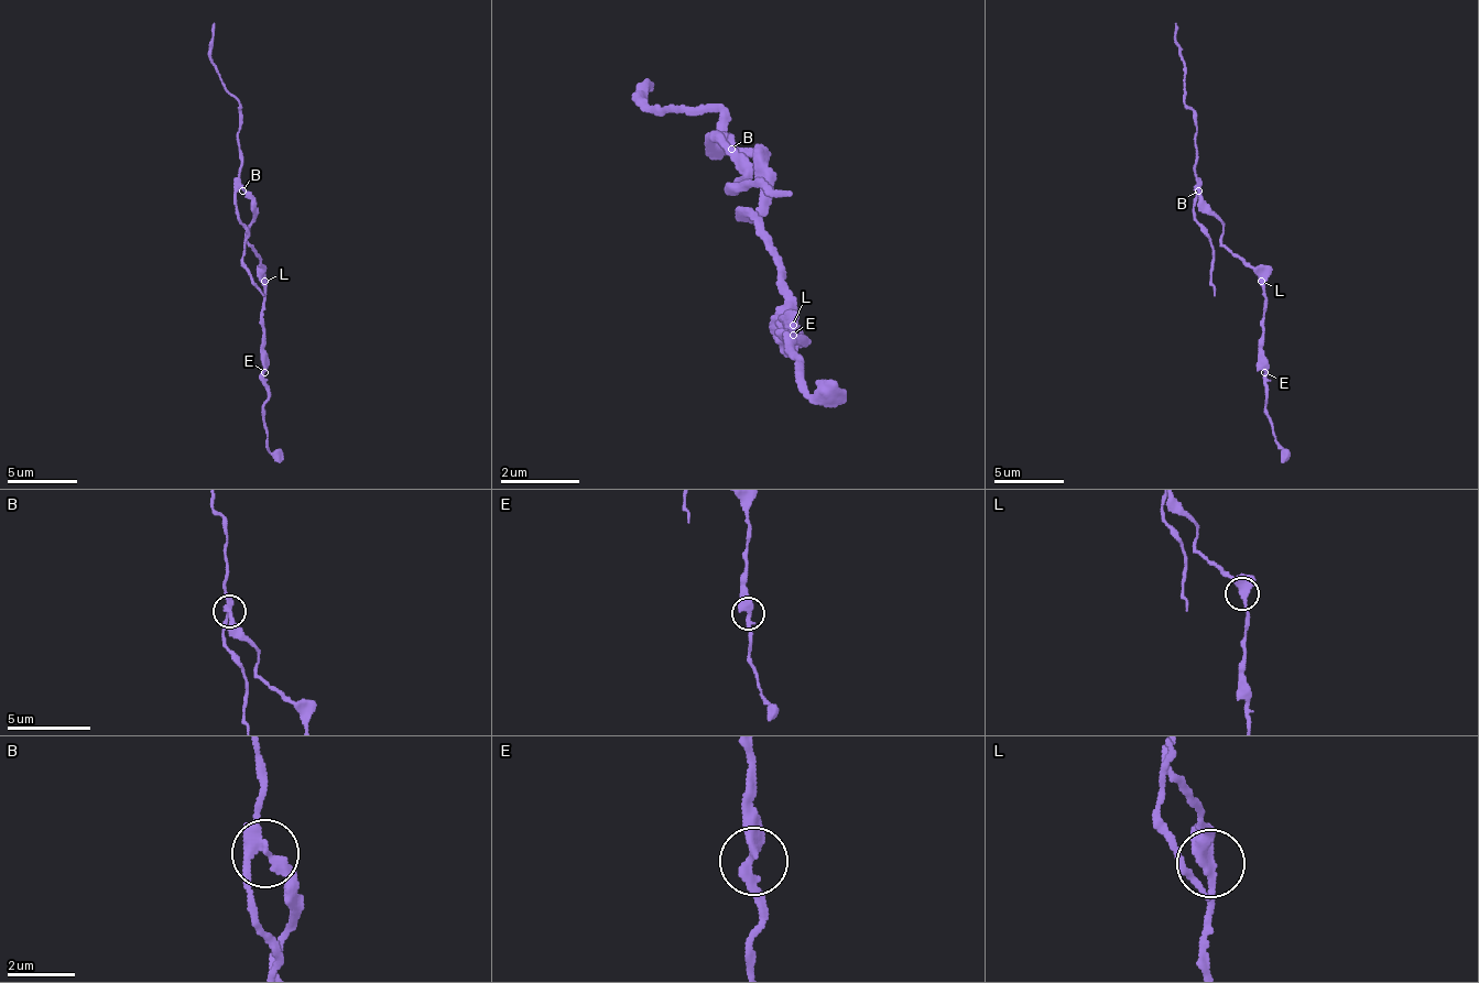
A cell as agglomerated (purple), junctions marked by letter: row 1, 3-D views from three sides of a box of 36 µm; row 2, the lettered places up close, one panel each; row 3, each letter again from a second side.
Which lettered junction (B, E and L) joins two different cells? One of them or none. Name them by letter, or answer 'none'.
B

